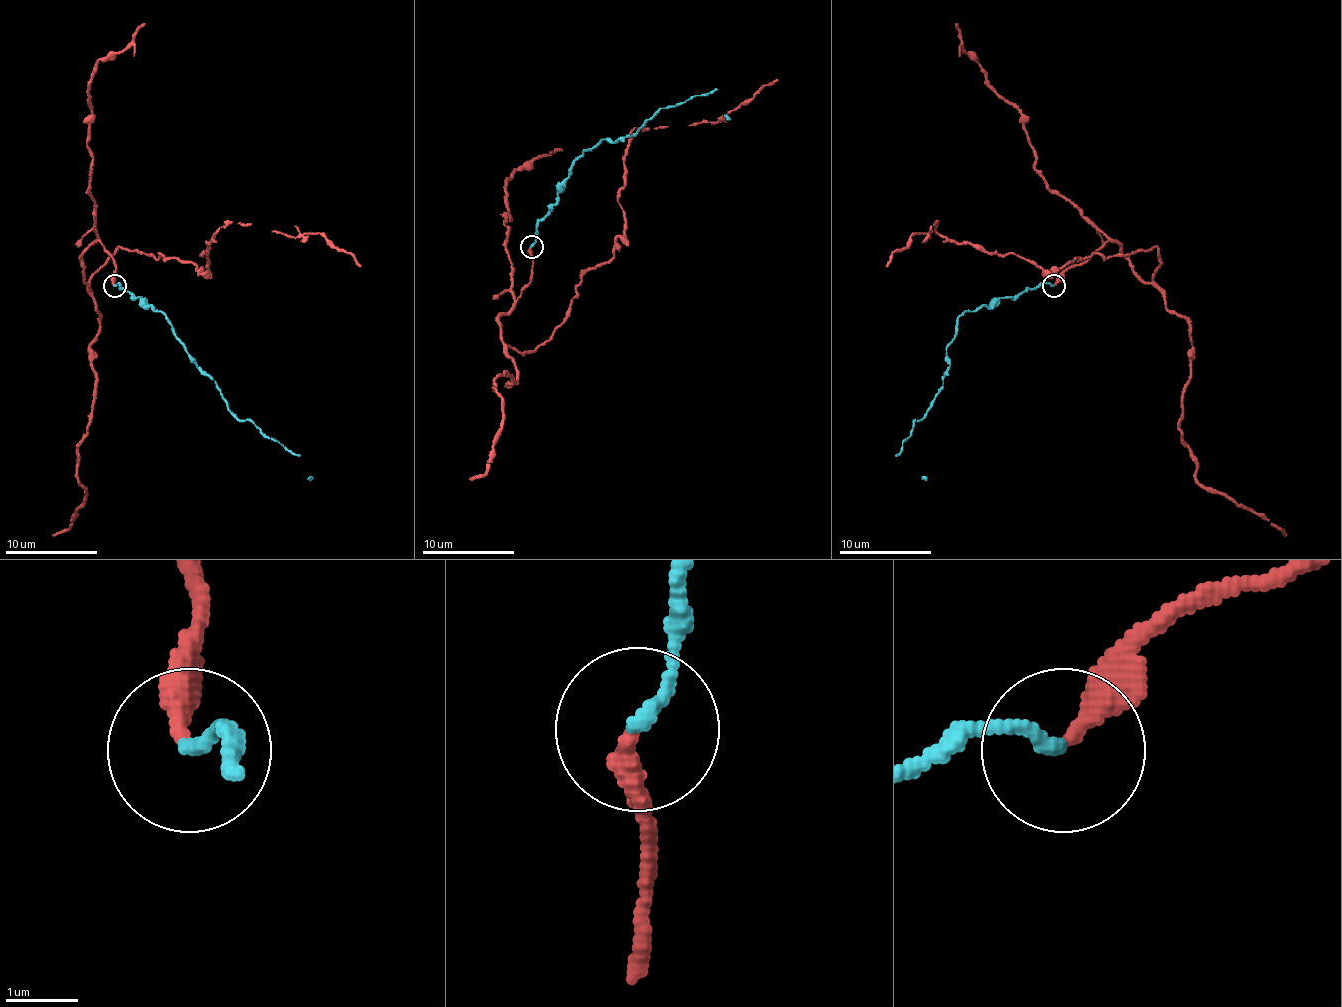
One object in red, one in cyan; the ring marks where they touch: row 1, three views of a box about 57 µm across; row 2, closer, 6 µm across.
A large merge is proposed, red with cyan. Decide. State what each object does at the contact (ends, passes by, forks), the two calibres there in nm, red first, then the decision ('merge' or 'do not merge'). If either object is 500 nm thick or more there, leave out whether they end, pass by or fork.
red ends | cyan ends | 320/190 nm | merge

